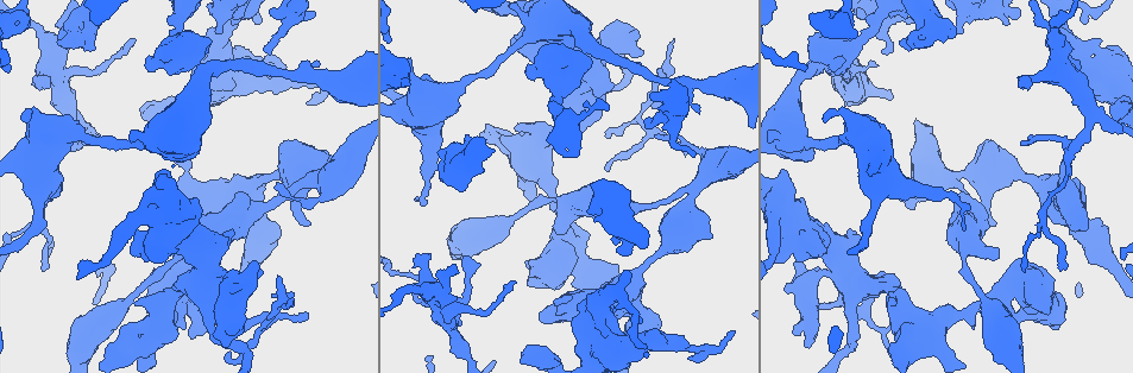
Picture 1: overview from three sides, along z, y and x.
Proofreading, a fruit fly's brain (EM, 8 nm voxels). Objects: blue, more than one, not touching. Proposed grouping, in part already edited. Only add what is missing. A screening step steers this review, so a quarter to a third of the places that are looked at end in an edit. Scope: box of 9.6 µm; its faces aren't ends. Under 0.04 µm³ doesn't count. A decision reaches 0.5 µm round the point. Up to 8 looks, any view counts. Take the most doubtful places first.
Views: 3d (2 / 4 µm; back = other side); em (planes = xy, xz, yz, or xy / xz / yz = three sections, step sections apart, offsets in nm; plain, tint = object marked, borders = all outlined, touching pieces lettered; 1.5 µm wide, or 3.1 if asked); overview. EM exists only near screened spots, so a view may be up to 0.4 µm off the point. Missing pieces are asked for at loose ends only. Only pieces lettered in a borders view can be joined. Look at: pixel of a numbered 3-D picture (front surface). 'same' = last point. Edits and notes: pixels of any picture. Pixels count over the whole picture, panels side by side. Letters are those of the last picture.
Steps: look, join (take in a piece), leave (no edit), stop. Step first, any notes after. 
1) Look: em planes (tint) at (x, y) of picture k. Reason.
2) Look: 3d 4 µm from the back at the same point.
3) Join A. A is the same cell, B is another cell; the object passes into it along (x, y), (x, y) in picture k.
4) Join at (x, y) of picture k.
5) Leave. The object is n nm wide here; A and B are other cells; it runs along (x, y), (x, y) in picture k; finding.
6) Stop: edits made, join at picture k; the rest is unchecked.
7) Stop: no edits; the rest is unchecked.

Look: 3d 2 µm at (1020, 87) of picture 1. Free end.

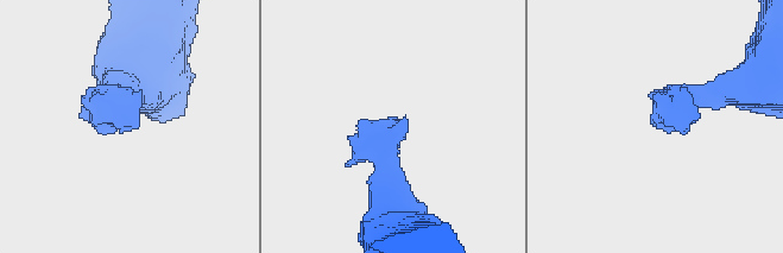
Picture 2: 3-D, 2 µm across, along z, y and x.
Look: em yz step 4 (tint) at (402, 120) of picture 2.

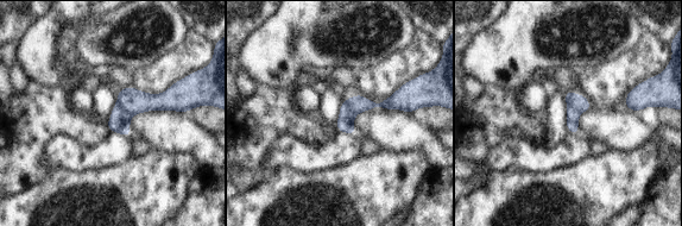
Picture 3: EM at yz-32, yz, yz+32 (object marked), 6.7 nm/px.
Look: em planes (borders) at the same point.

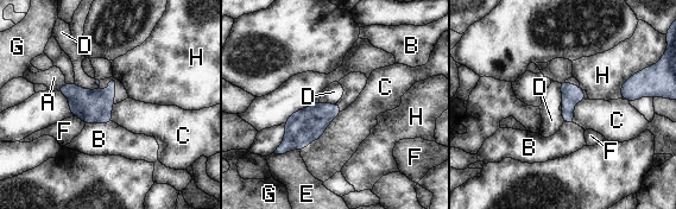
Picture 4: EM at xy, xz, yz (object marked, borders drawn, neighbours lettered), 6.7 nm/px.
Join at (54, 77) of picture 4. A is the same cell, B, C, D, E, F, G and H are other cells; the object passes into it along (92, 106), (61, 86), (54, 77) in picture 4; the neuron continues.

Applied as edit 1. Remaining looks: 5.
Look: overview.

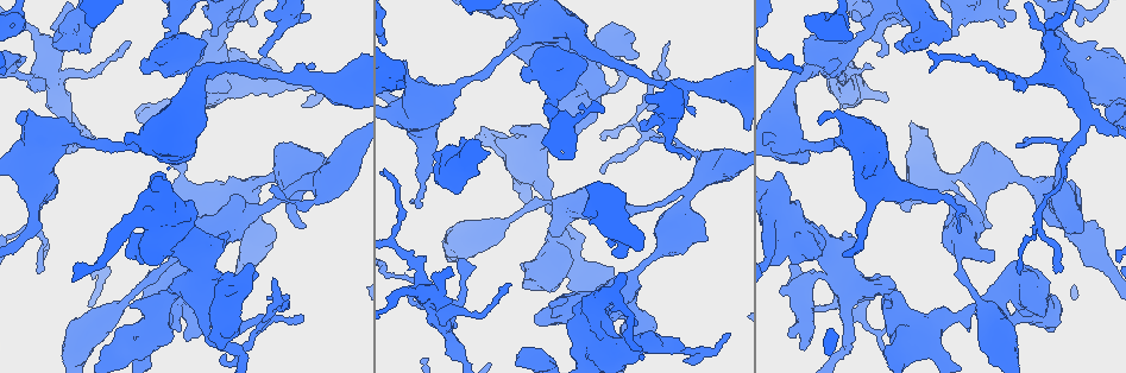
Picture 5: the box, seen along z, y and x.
Look: 3d 2 µm at (689, 156) of picture 5. An open end.

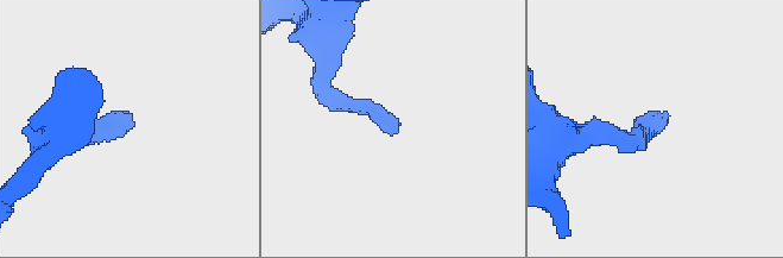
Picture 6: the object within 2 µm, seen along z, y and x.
Look: em xz step 8 (borders) at (666, 117) of picture 6.

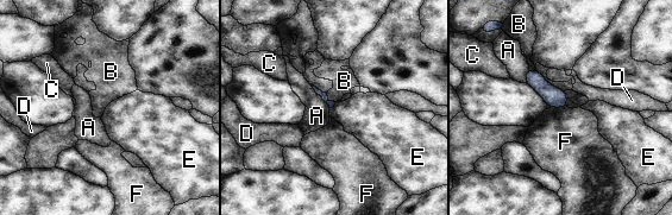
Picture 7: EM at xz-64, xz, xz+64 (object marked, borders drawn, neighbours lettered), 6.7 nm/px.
Leave. A, B, C, D, E and F are other cells; a border runs along (336, 102), (330, 108) in picture 7; no lettered piece goes on from it.

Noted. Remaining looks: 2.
Look: 3d 4 µm at (297, 320) of picture 5. An open end.

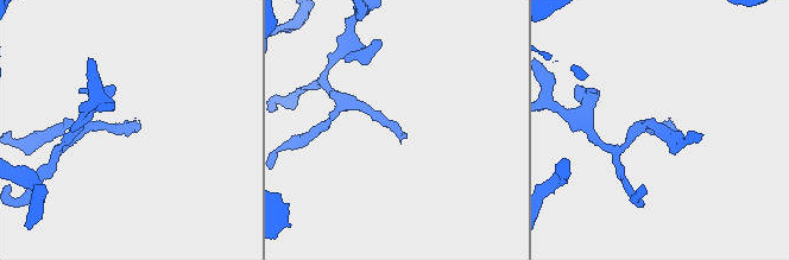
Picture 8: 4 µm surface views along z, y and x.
Look: em planes (borders) at (134, 132) of picture 8.

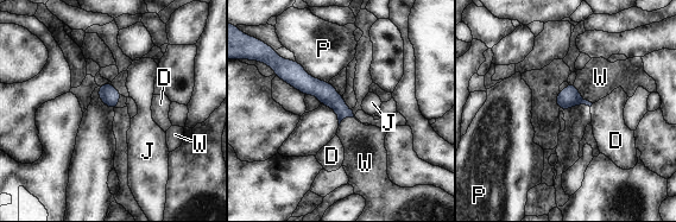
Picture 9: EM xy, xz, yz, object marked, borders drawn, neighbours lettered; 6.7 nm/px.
Join at (600, 77) of picture 9. W is the same cell, D, J and P are other cells; it goes on there.

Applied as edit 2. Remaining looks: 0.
Stop: edits made, join at picture 4, join at picture 9; the rest is unchecked.

